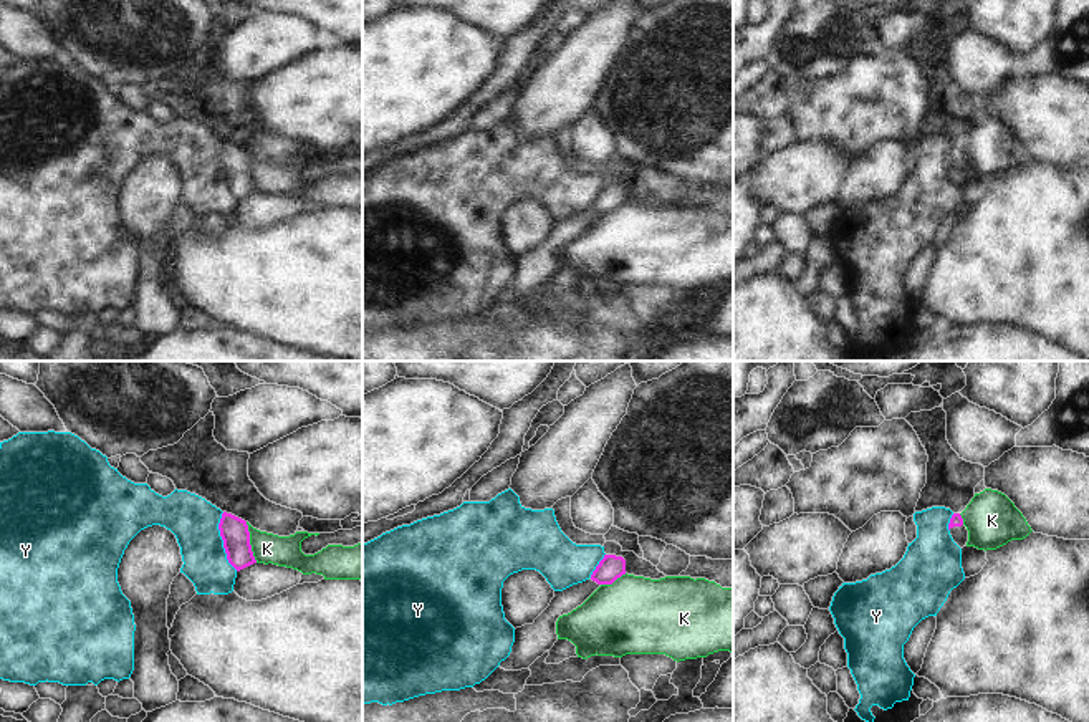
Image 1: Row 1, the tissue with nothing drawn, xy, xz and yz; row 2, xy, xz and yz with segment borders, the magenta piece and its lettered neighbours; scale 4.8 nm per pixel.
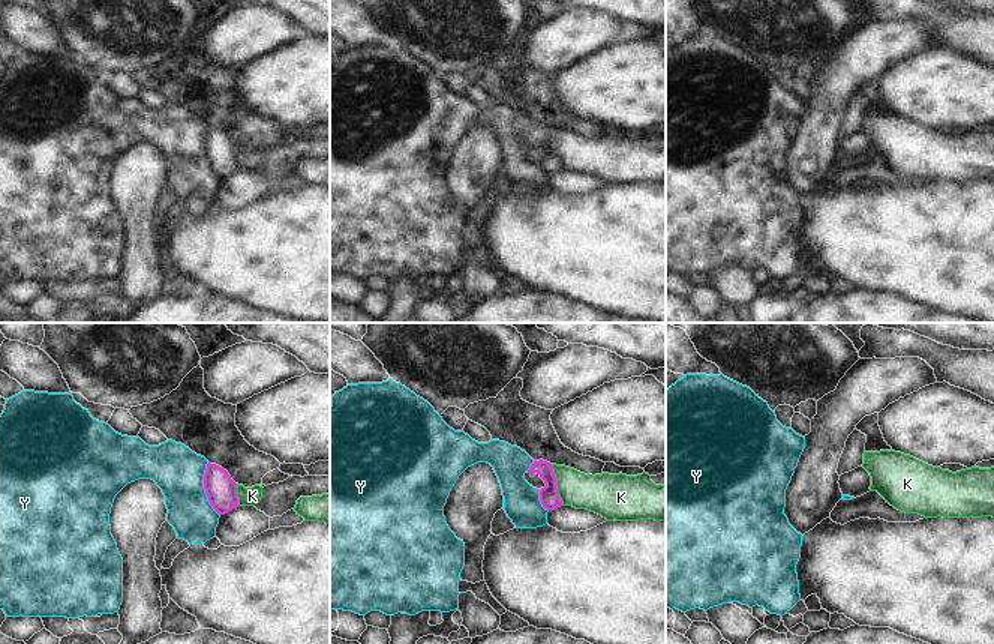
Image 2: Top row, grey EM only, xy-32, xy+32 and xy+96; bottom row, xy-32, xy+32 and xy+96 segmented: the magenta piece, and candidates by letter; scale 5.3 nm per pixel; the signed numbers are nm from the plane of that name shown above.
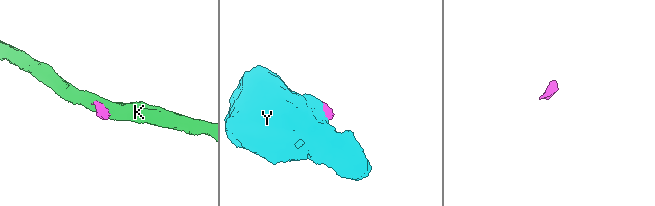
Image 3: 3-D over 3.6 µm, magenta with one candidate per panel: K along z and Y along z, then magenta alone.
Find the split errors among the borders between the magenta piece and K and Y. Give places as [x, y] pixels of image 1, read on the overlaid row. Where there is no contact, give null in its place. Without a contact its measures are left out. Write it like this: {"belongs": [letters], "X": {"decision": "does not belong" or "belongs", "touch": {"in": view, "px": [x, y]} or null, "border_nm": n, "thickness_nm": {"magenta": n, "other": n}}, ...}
{"belongs": [], "K": {"decision": "does not belong", "touch": {"in": "xy", "px": [249, 542]}, "border_nm": 200, "thickness_nm": {"magenta": 140, "other": 140}}, "Y": {"decision": "does not belong", "touch": {"in": "xy", "px": [224, 542]}, "border_nm": 300, "thickness_nm": {"magenta": 140, "other": 240}}}

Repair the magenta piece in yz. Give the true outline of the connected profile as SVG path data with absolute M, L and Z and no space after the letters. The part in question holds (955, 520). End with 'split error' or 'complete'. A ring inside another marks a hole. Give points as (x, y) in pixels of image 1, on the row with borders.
M953 513L952 518L950 518L950 523L948 523L948 530L950 530L950 535L953 538L953 542L963 548L967 546L967 542L968 542L968 530L967 527L963 525L963 518L960 513Z; split error

